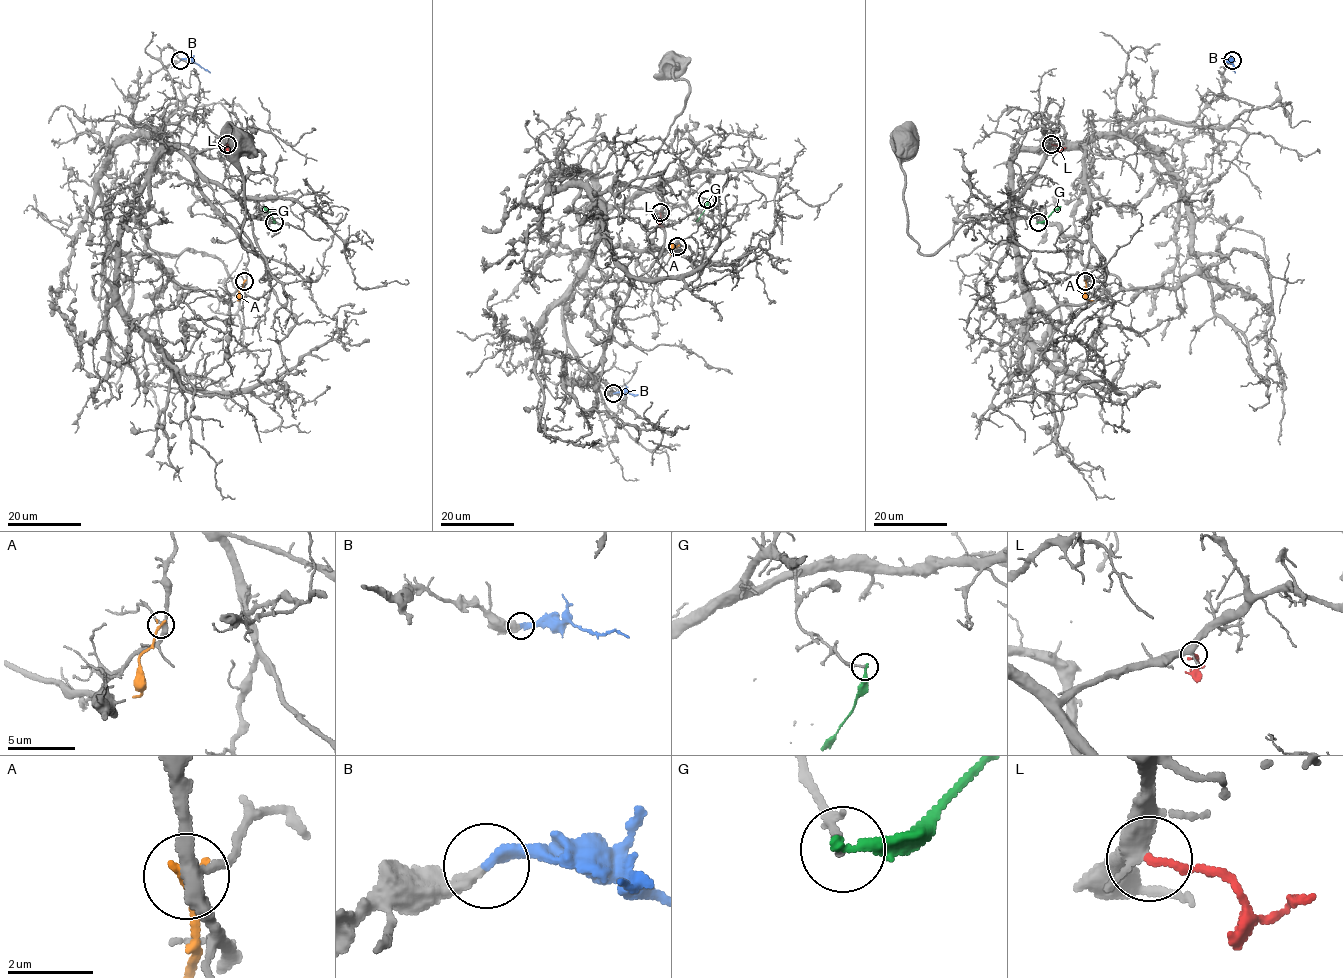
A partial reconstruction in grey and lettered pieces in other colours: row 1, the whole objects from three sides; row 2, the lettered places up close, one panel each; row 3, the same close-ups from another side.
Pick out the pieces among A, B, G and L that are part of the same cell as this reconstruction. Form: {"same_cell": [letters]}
{"same_cell": ["B", "L"]}

